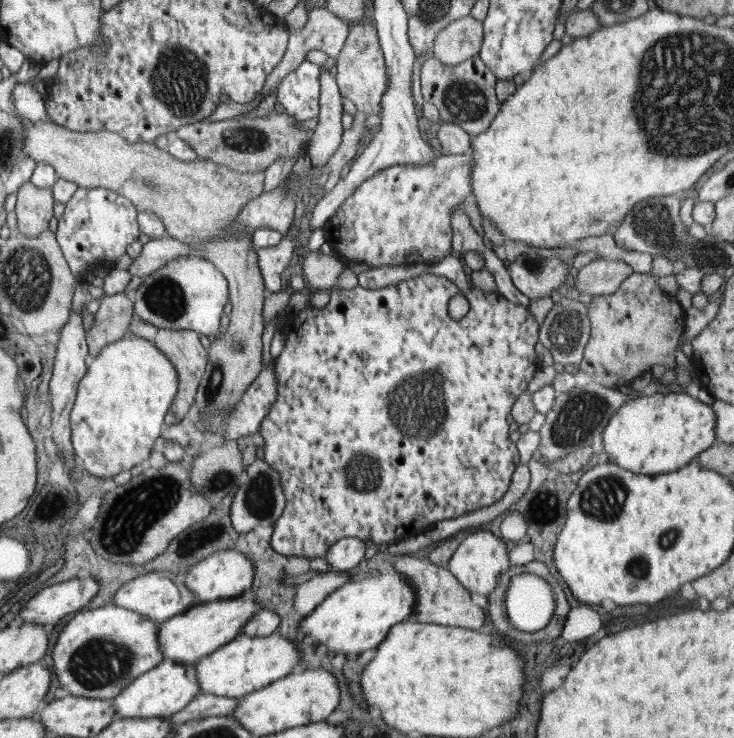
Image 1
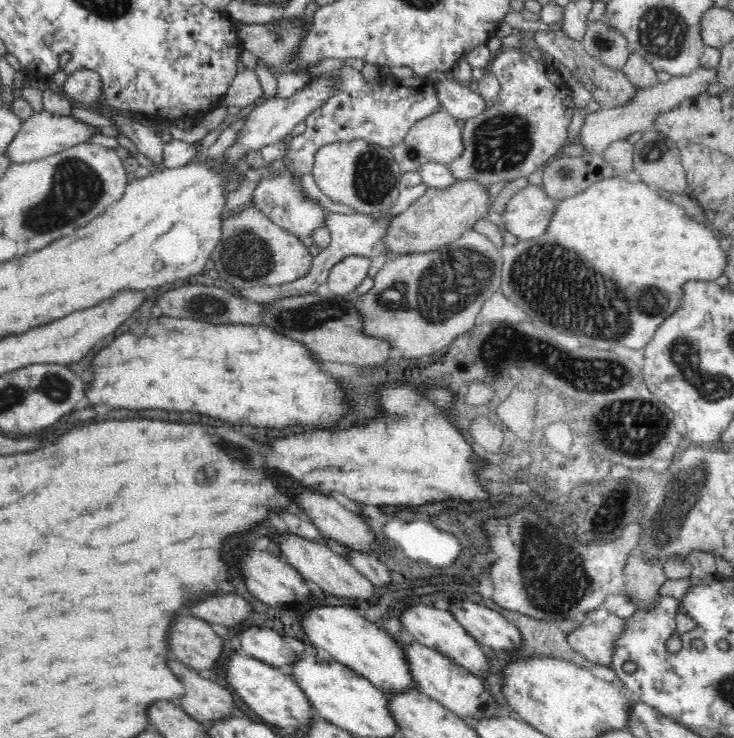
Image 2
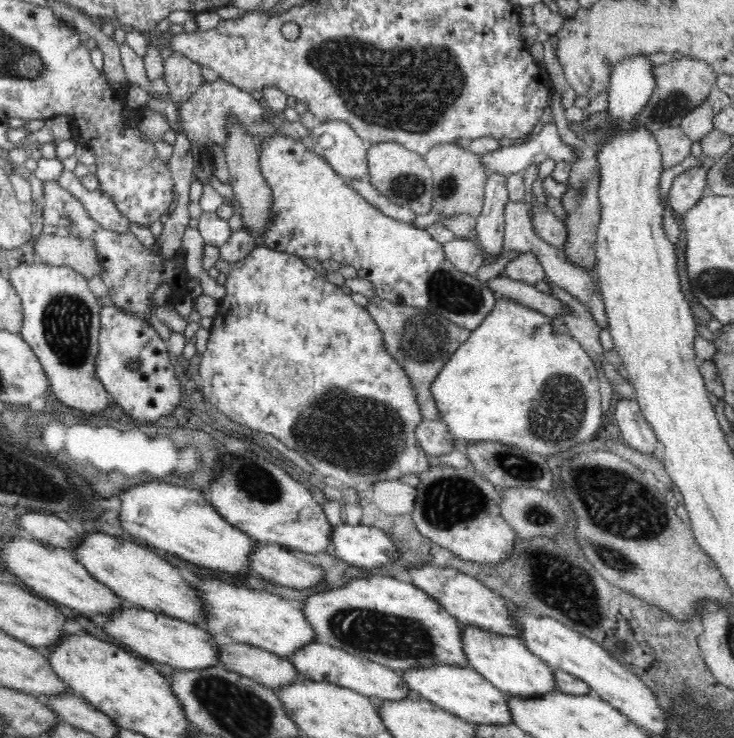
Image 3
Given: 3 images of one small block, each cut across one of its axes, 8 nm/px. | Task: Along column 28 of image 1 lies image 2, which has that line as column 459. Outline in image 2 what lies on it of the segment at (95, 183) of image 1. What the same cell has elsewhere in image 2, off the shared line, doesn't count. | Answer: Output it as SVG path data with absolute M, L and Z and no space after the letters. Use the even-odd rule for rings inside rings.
M444 108L434 110L434 114L427 114L410 126L402 142L390 148L394 160L403 172L418 171L420 164L437 162L450 164L463 152L462 128L456 119Z

